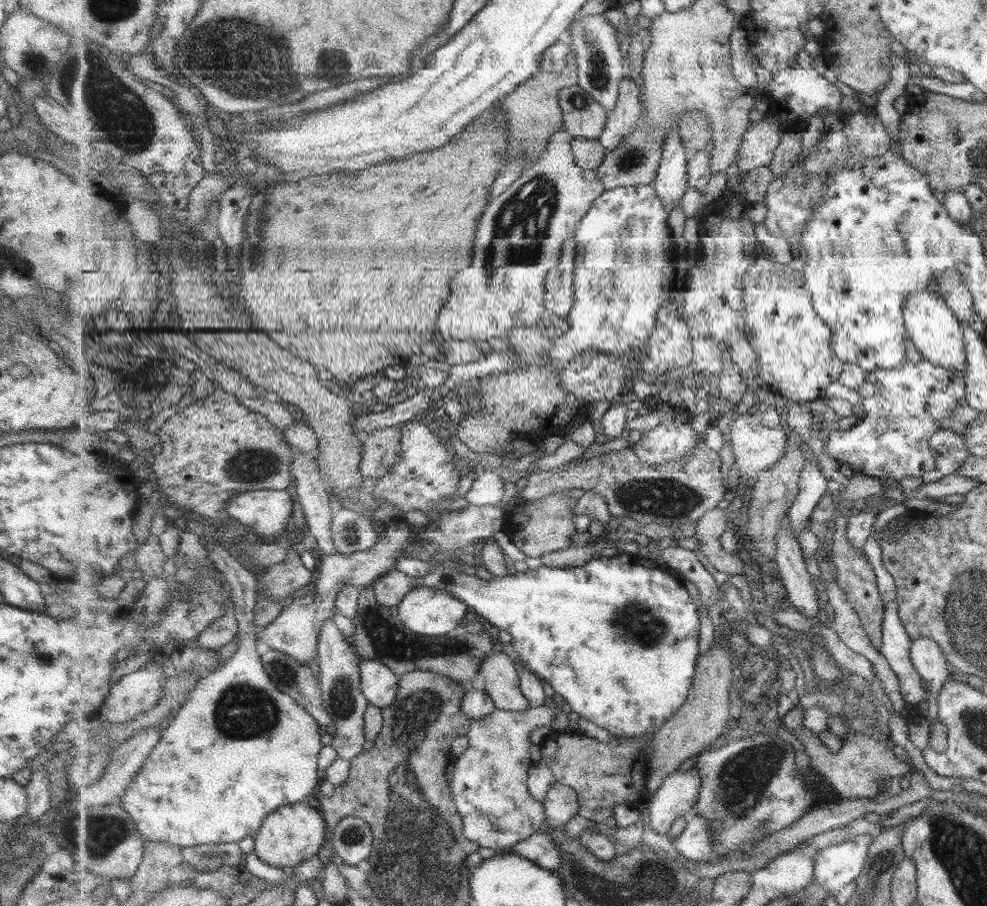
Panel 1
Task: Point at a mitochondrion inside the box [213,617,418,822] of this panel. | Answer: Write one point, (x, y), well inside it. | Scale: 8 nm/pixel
(343, 691)

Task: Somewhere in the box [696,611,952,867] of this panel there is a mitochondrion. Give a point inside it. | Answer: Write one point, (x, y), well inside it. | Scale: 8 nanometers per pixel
(742, 780)

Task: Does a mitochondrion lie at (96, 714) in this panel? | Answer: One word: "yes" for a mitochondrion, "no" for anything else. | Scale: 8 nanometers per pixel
no

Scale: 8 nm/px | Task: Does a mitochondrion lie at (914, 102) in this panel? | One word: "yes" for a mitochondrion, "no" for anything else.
no

